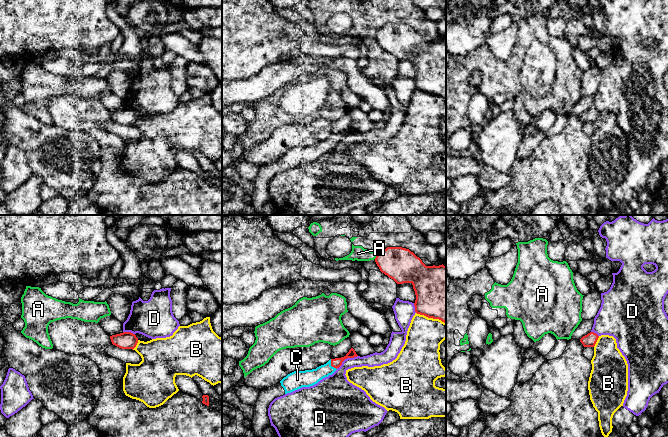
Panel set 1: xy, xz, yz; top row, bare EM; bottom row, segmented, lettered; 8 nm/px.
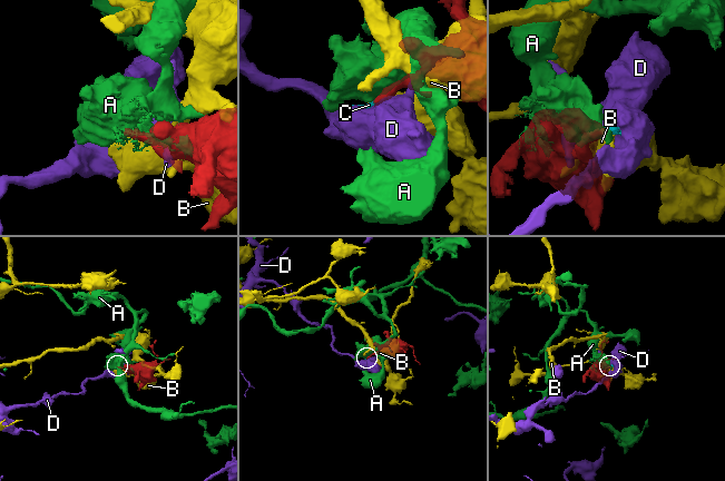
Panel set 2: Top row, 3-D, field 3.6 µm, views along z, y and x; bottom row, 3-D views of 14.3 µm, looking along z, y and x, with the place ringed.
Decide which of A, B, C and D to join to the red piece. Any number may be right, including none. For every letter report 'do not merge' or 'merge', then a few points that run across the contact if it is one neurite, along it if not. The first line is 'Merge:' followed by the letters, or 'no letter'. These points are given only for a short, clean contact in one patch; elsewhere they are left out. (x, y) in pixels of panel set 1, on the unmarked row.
Merge: C
A: do not merge
B: do not merge
C: merge; line xz (337, 138), (331, 141), (318, 150), (307, 154)
D: do not merge

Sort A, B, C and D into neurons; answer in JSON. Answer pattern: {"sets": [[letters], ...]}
{"sets": [["A"], ["B"], ["C"], ["D"]]}

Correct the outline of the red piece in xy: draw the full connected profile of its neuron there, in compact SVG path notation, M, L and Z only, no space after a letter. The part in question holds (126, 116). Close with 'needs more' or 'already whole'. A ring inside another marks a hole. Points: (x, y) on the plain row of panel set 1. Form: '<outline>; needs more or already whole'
M123 108L110 112L113 121L121 125L134 125L138 119L138 114L131 108Z; already whole

